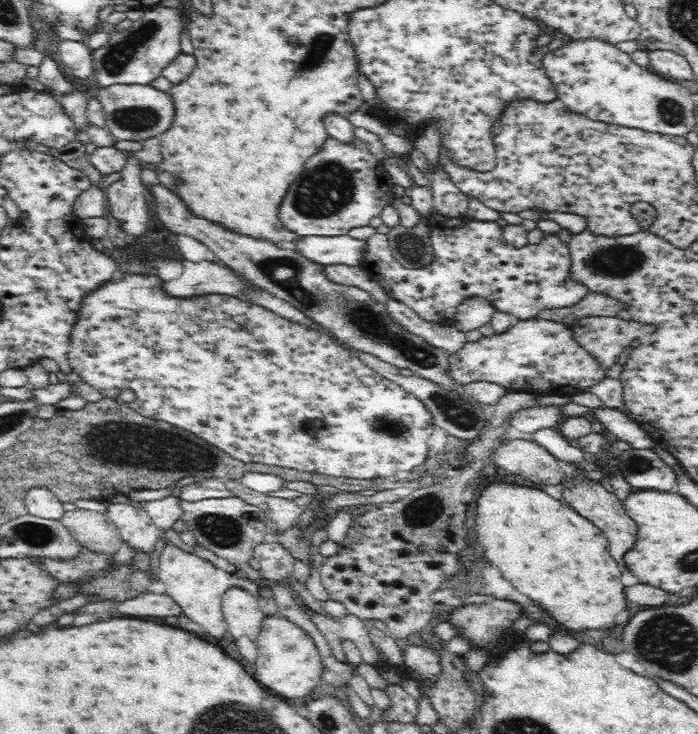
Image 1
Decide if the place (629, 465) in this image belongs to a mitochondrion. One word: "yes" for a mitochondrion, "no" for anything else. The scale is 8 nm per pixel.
yes

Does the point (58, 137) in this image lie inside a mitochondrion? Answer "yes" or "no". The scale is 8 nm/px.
no

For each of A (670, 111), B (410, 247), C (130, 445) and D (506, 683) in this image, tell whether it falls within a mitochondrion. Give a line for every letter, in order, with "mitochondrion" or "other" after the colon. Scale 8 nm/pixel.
A: mitochondrion
B: mitochondrion
C: mitochondrion
D: other

